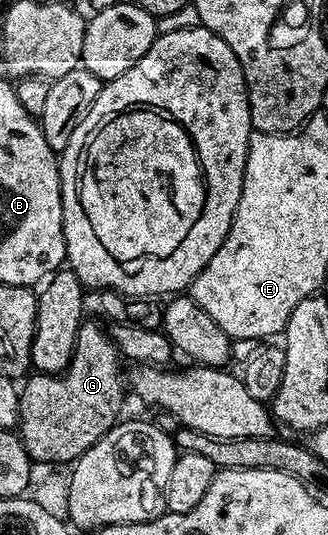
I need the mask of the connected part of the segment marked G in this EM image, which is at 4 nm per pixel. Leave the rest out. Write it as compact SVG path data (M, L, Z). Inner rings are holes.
M93 318L82 319L73 357L63 372L33 374L20 385L16 427L34 463L74 463L122 419L125 392L127 396L123 372L121 376L123 357L113 337L97 323Z

